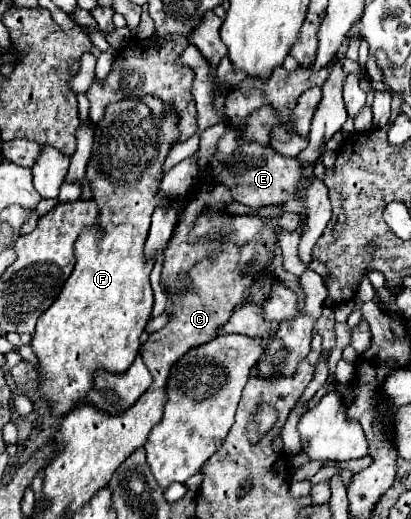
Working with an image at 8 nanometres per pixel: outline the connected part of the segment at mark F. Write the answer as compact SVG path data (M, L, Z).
M158 96L124 98L120 102L108 104L102 120L94 126L94 146L86 164L86 180L92 188L92 200L100 208L98 226L84 228L78 236L74 244L76 268L70 274L70 280L66 280L62 286L58 300L38 318L32 338L34 354L40 360L40 392L52 400L52 412L56 416L68 414L82 398L86 398L92 388L92 374L98 368L120 374L134 362L140 350L140 334L150 320L154 304L148 276L156 262L144 254L144 242L152 212L156 208L170 206L170 198L160 194L160 182L164 176L164 160L178 138L178 116L174 116L174 108L166 106Z

